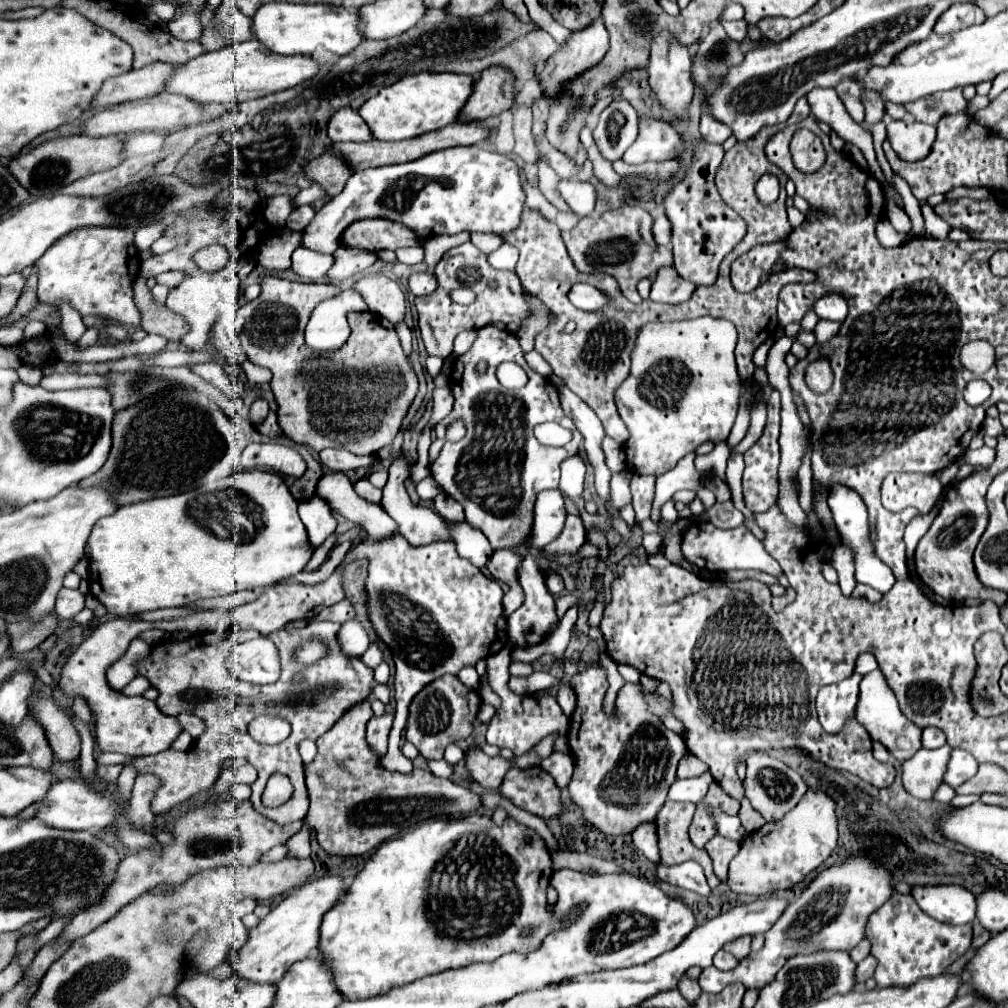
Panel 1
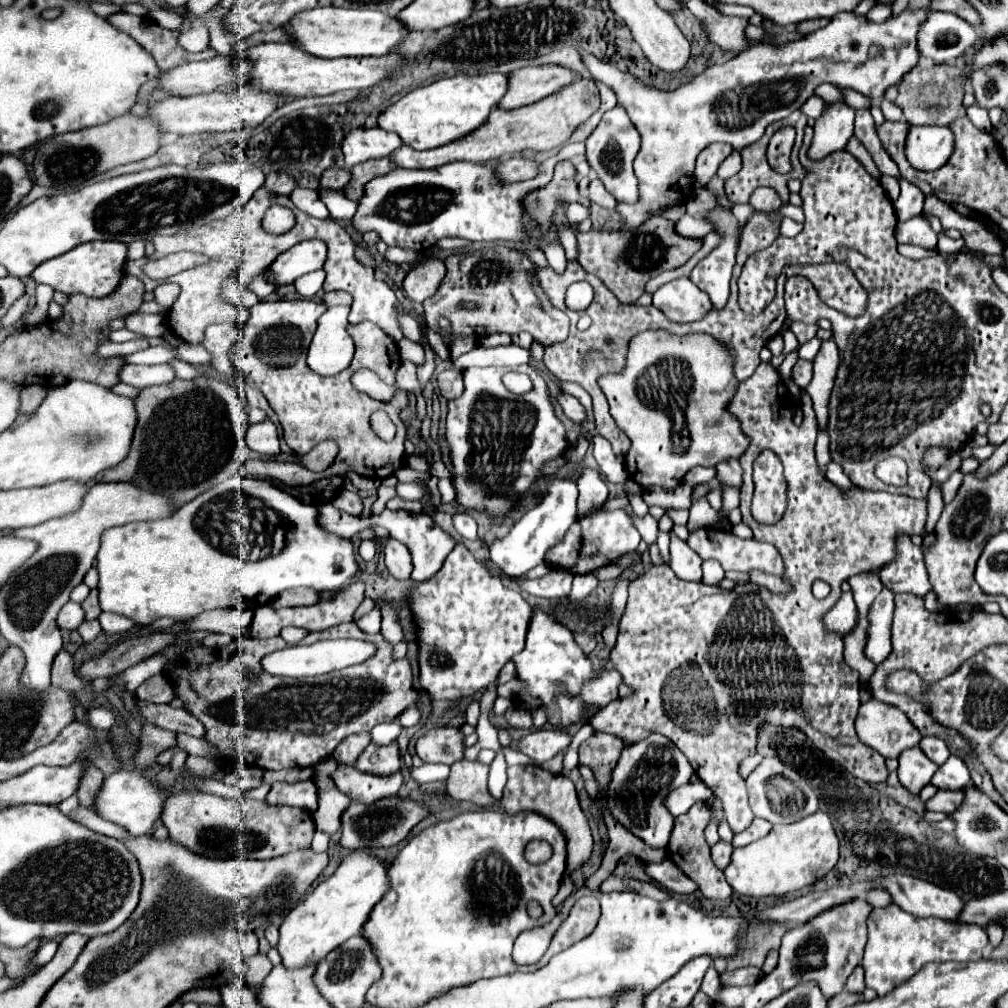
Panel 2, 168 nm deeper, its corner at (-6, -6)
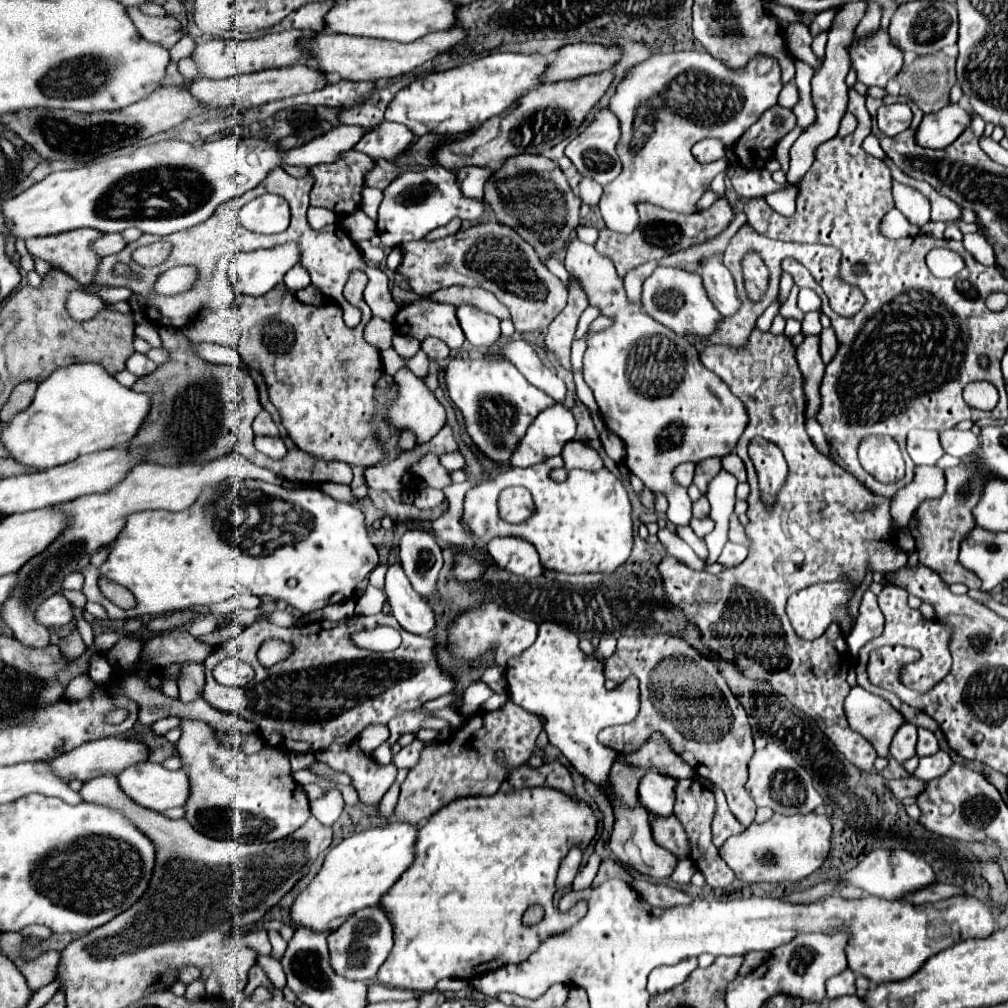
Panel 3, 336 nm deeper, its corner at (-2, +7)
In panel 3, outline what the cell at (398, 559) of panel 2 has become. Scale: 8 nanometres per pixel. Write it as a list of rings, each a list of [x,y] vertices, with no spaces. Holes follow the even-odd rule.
[[[400,563],[388,567],[386,597],[390,615],[396,617],[402,629],[414,635],[430,635],[434,631],[436,615],[432,607],[418,593],[414,593]]]

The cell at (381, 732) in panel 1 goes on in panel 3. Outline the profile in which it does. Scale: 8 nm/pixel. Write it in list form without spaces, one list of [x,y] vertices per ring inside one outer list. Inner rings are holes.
[[[356,743],[330,745],[328,749],[318,751],[316,759],[332,767],[334,771],[346,773],[364,805],[378,805],[398,773],[394,765],[378,767],[370,759],[370,755],[360,751]]]

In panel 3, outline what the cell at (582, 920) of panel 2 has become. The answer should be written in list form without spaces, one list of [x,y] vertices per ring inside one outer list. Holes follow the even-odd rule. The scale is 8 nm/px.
[[[532,787],[532,789],[514,789],[514,791],[498,791],[494,795],[478,795],[478,797],[462,797],[458,801],[448,803],[446,807],[442,807],[440,811],[436,811],[426,825],[420,827],[420,835],[418,835],[418,843],[416,843],[416,861],[414,865],[402,873],[402,877],[388,889],[388,893],[382,897],[382,905],[390,909],[392,915],[392,923],[394,923],[394,949],[388,955],[388,959],[382,963],[380,971],[378,971],[378,981],[390,987],[400,987],[400,989],[412,989],[412,991],[432,991],[436,987],[436,983],[444,977],[450,979],[472,979],[478,975],[478,967],[486,965],[486,971],[494,971],[498,967],[504,967],[508,963],[520,963],[524,961],[532,951],[538,949],[538,945],[552,933],[560,933],[568,927],[572,927],[574,923],[578,923],[584,915],[586,915],[586,905],[578,903],[572,907],[570,913],[560,913],[558,909],[554,911],[554,903],[552,903],[552,895],[554,895],[554,881],[556,881],[556,873],[560,867],[560,861],[568,855],[570,847],[582,847],[586,849],[590,845],[590,841],[596,835],[596,825],[598,819],[594,815],[594,809],[590,807],[590,803],[578,799],[578,797],[568,797],[558,789],[552,787]],[[530,905],[542,905],[546,915],[544,919],[534,925],[534,927],[524,927],[522,925],[522,915]]]

